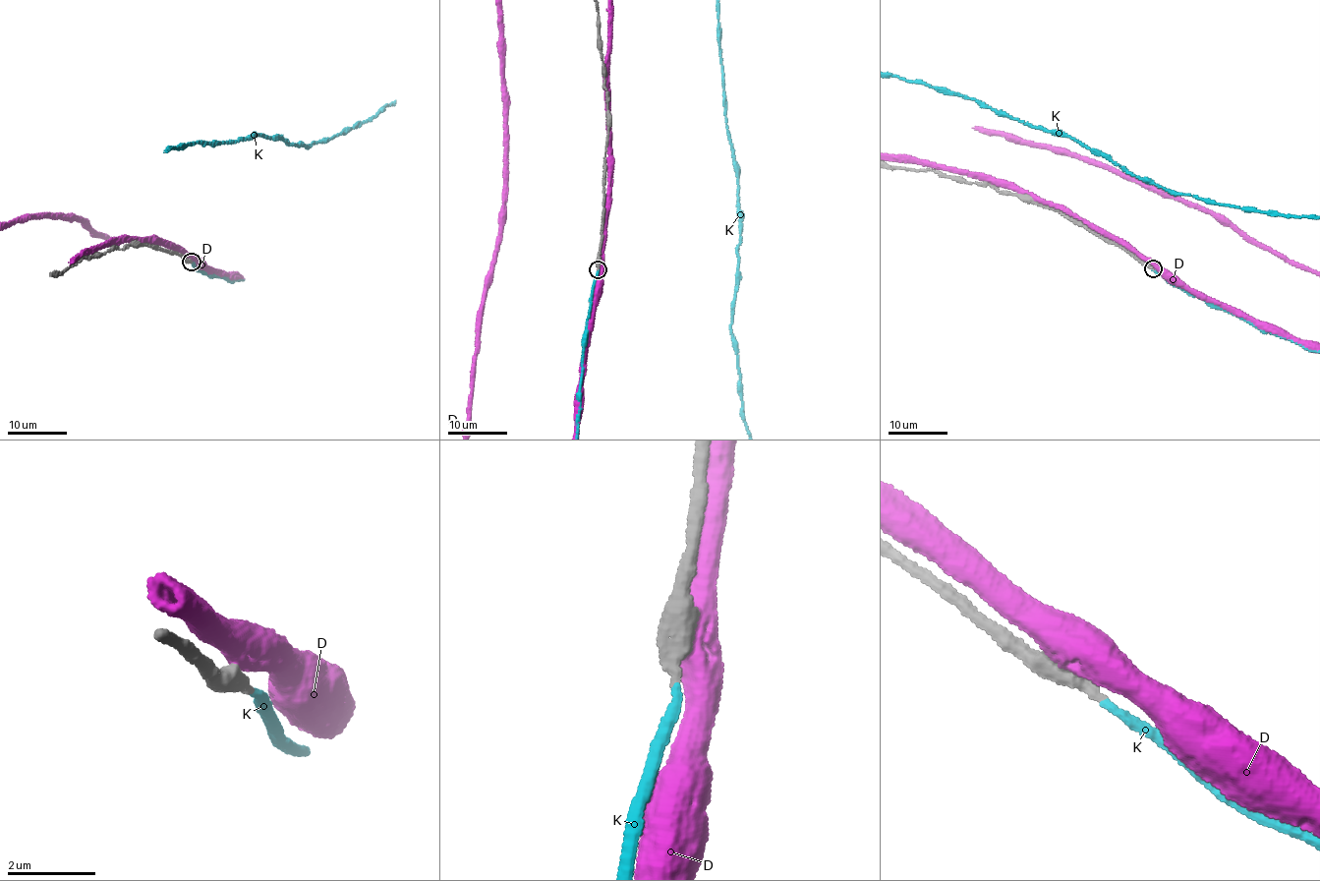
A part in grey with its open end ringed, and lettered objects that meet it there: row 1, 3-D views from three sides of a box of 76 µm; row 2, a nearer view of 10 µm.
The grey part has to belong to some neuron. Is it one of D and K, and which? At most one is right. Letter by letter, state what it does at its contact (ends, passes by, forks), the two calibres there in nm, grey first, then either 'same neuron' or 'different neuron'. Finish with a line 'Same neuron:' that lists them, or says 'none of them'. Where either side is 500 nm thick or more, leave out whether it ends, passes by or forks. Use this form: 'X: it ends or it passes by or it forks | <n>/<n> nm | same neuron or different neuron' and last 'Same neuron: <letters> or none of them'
D: 460/550 nm | different neuron
K: it ends | 340/200 nm | same neuron
Same neuron: K

